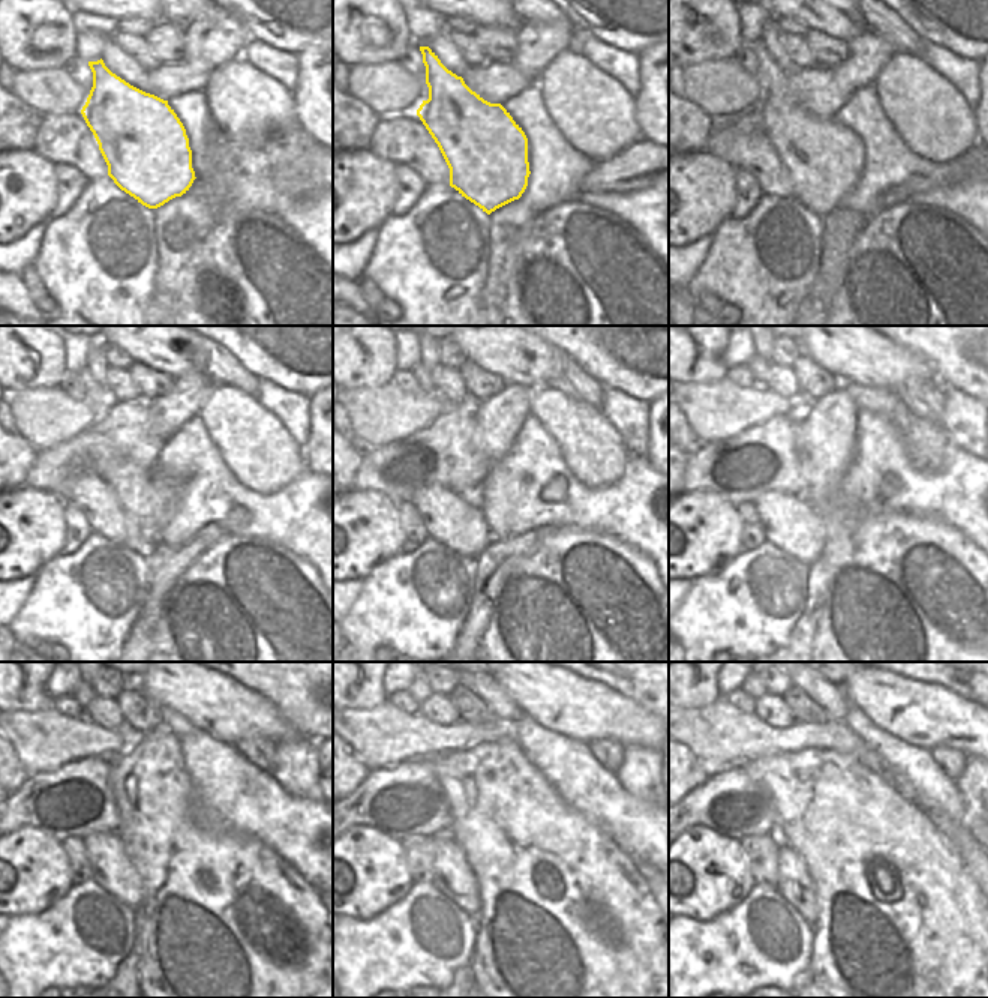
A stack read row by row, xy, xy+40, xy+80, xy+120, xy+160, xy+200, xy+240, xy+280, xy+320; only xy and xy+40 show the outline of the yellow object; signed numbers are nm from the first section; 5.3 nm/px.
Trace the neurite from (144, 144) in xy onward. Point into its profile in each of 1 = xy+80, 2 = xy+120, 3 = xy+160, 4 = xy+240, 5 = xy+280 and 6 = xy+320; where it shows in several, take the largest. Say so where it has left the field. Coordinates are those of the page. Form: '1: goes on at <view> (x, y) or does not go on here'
1: goes on at xy+80 (823, 159)
2: goes on at xy+120 (138, 492)
3: goes on at xy+160 (422, 374)
4: goes on at xy+240 (84, 694)
5: goes on at xy+280 (419, 692)
6: goes on at xy+320 (754, 692)

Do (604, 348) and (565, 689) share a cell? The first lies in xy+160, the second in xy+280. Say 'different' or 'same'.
different

